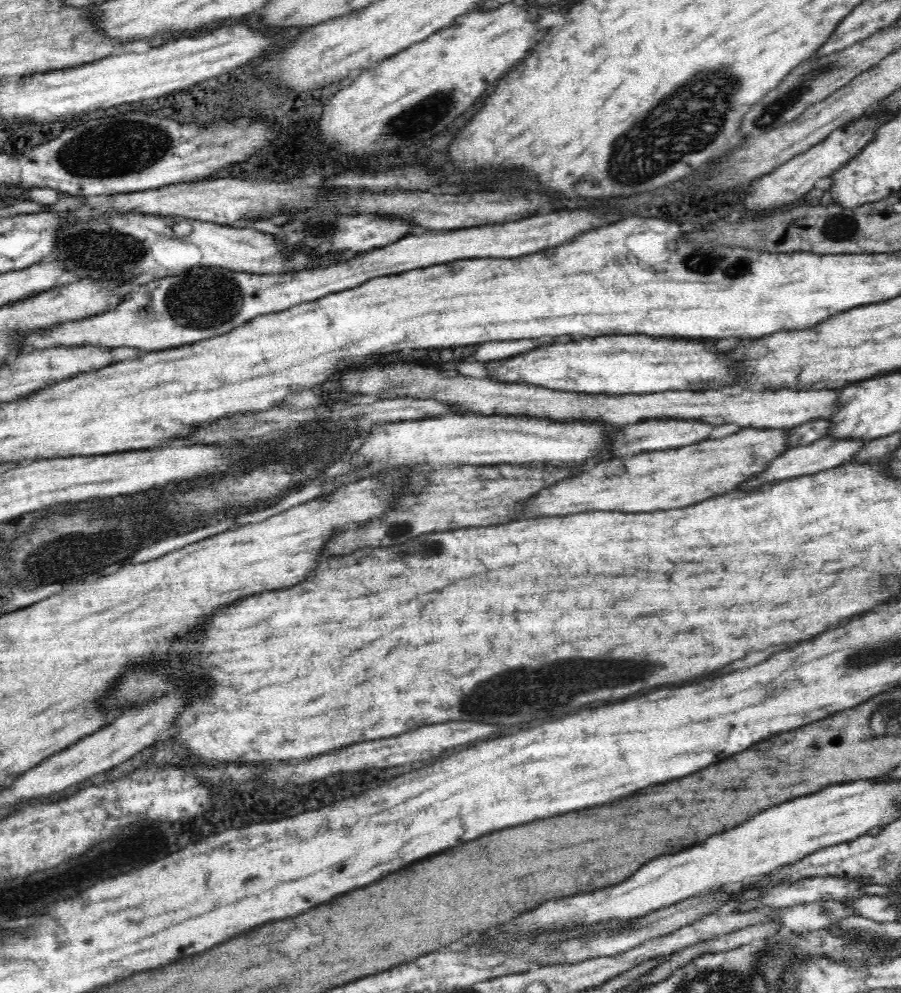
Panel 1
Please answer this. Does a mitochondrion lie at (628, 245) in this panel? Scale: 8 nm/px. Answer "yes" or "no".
no

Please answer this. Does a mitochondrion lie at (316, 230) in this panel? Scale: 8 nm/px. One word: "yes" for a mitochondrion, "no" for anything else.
yes

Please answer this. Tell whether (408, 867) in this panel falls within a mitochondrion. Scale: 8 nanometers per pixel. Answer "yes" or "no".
no

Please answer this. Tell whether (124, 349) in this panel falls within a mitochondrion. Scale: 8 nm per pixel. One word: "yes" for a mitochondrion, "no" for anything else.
no

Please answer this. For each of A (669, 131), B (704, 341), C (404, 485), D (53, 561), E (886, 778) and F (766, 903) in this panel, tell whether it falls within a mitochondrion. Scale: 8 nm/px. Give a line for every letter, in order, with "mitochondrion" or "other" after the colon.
A: mitochondrion
B: other
C: other
D: mitochondrion
E: other
F: other

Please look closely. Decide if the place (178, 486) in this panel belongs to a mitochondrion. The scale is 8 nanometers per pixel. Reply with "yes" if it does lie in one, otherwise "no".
no

